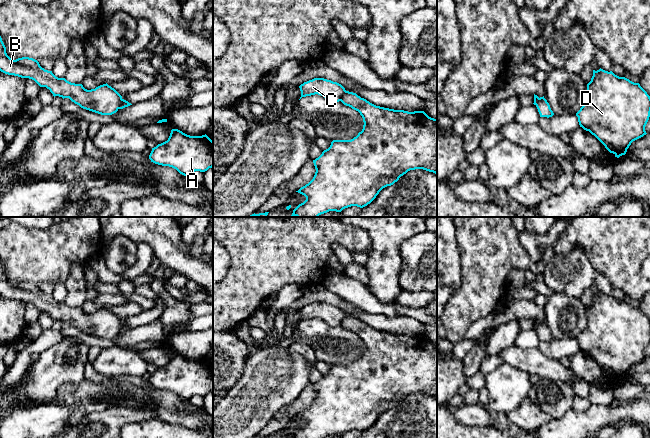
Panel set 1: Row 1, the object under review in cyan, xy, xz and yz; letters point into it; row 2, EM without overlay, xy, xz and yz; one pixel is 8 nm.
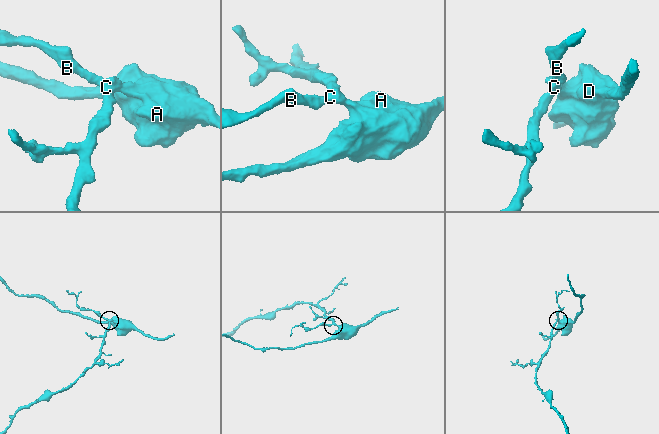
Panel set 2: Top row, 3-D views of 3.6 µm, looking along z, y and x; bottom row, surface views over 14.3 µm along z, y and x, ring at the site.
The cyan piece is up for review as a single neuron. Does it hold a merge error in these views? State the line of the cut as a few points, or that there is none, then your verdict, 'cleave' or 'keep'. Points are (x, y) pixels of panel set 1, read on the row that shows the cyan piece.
xy (122, 99), (118, 108) | cleave

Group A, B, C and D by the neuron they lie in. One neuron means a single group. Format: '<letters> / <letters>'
A D / B C

